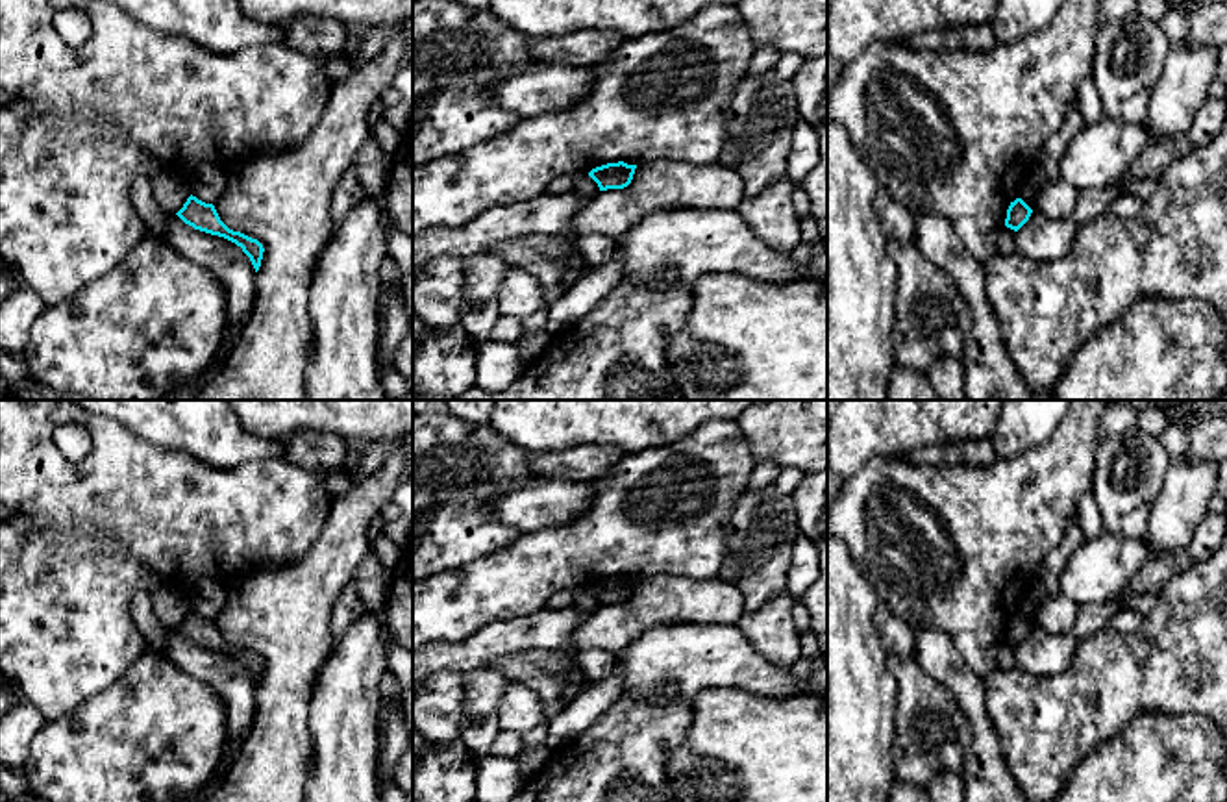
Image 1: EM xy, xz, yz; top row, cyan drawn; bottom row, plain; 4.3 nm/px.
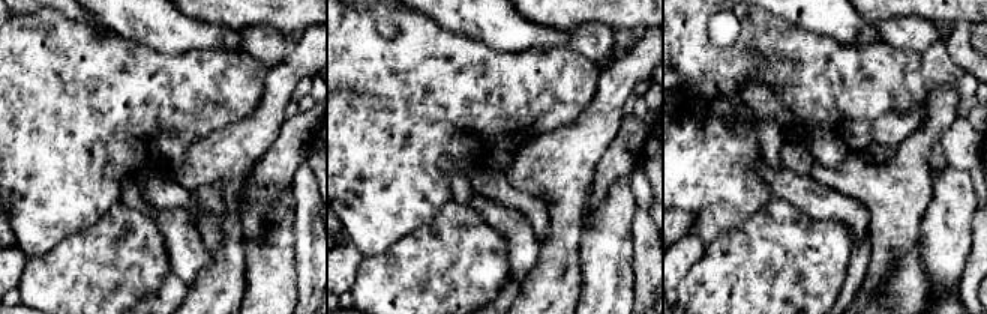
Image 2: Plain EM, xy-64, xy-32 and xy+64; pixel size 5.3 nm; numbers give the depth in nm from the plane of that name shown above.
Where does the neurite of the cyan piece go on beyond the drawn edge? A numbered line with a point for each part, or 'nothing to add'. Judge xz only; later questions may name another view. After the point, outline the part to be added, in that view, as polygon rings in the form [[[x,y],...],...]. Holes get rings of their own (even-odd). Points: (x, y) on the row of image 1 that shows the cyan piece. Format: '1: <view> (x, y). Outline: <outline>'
nothing to add

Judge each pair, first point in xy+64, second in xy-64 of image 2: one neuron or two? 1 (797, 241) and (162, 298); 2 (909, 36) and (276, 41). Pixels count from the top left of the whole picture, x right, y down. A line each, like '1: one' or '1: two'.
1: two
2: one

